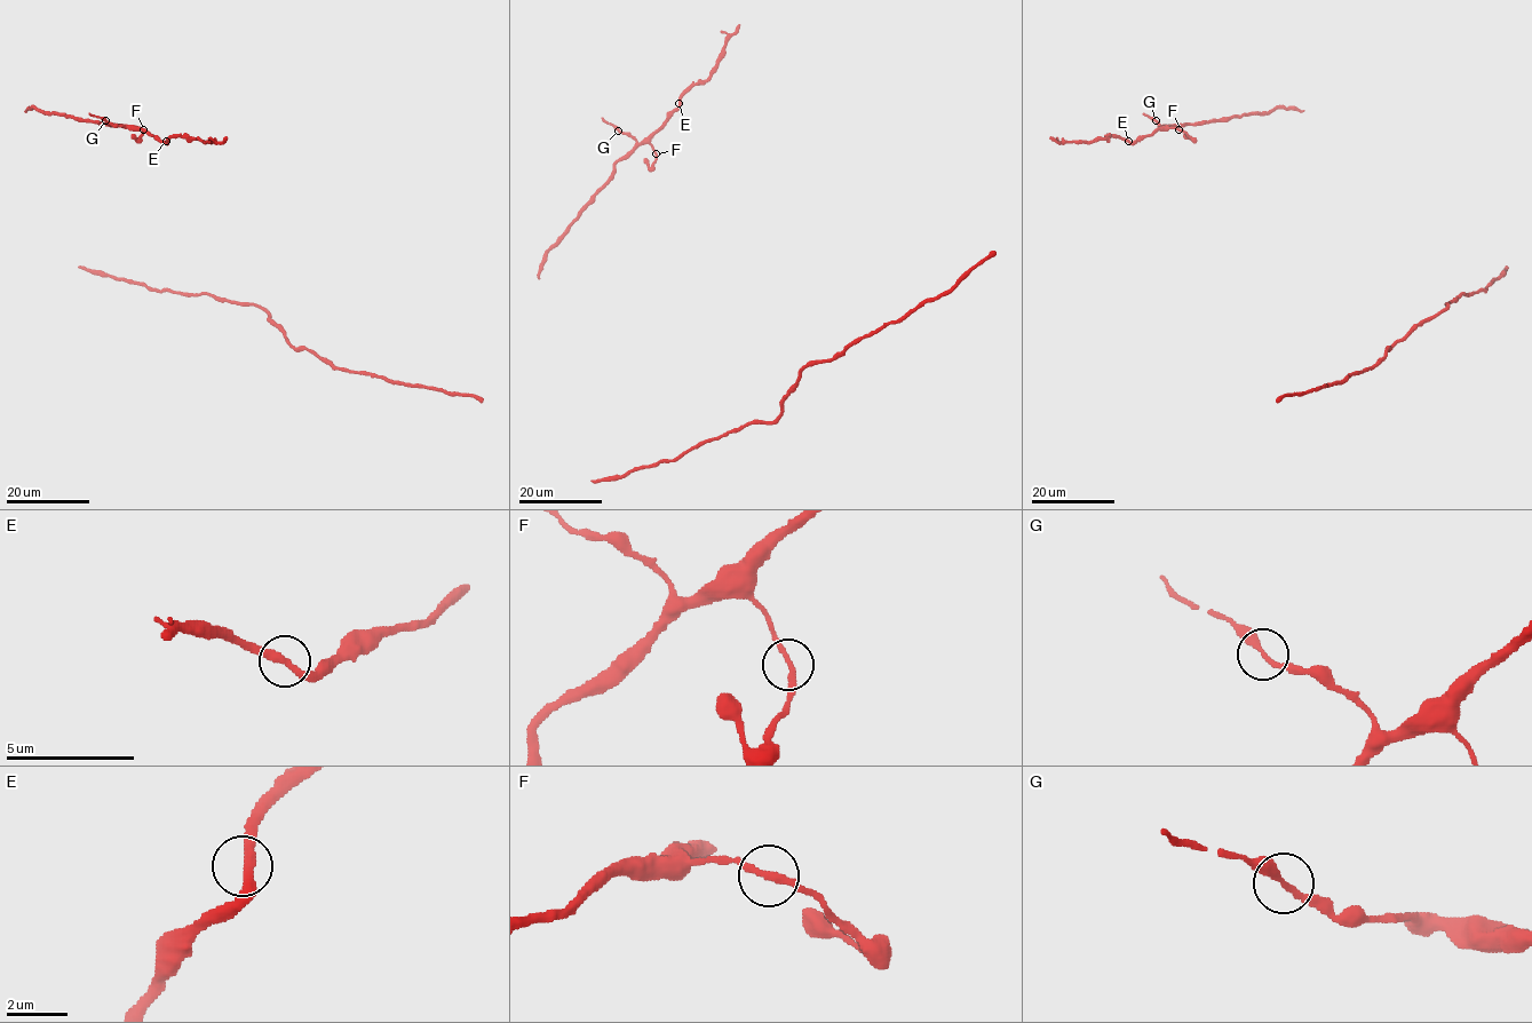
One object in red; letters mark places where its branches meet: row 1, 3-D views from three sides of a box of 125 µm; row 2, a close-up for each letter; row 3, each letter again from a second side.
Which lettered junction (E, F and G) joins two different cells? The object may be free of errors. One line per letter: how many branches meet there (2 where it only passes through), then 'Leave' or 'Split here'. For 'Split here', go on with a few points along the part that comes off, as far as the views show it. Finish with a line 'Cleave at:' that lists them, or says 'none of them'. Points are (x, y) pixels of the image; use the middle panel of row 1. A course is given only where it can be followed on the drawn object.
E: Branches: 2. Leave
F: Branches: 2. Leave
G: Branches: 2. Leave
Cleave at: none of them

